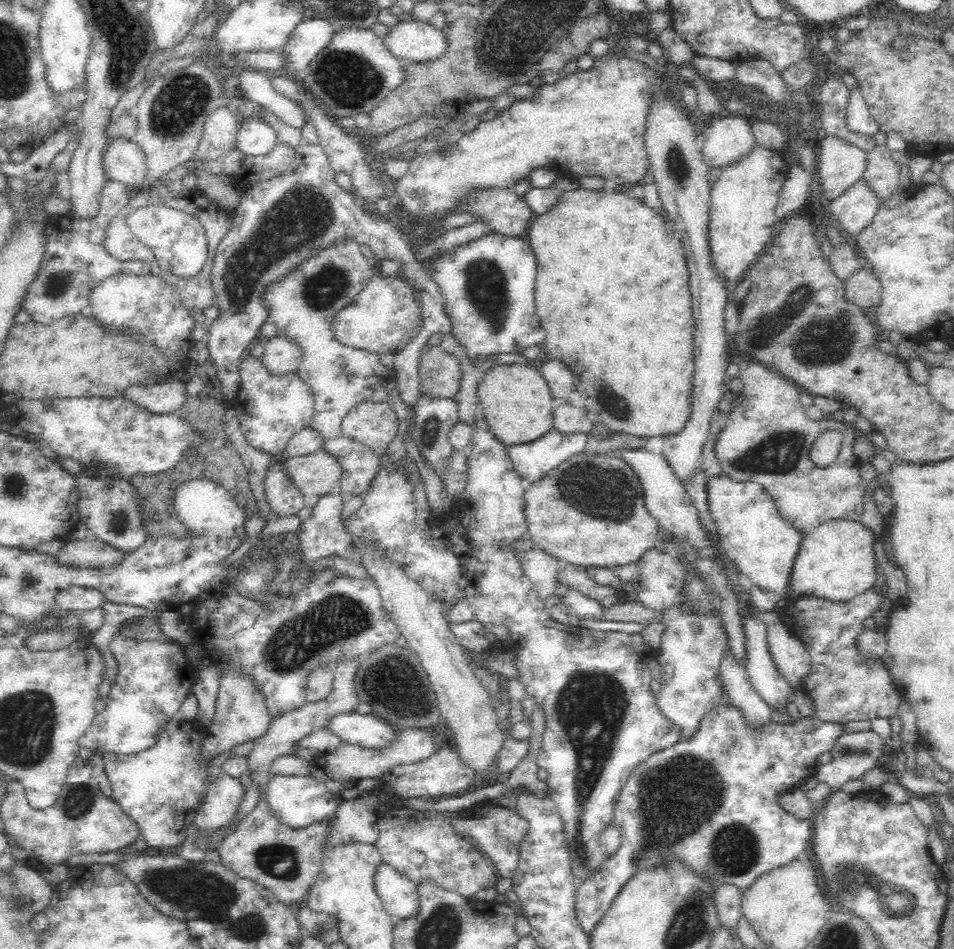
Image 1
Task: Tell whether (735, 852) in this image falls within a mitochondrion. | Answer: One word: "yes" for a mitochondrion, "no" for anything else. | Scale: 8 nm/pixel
yes

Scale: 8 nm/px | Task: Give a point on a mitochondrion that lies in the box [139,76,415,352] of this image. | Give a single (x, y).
(299, 217)

